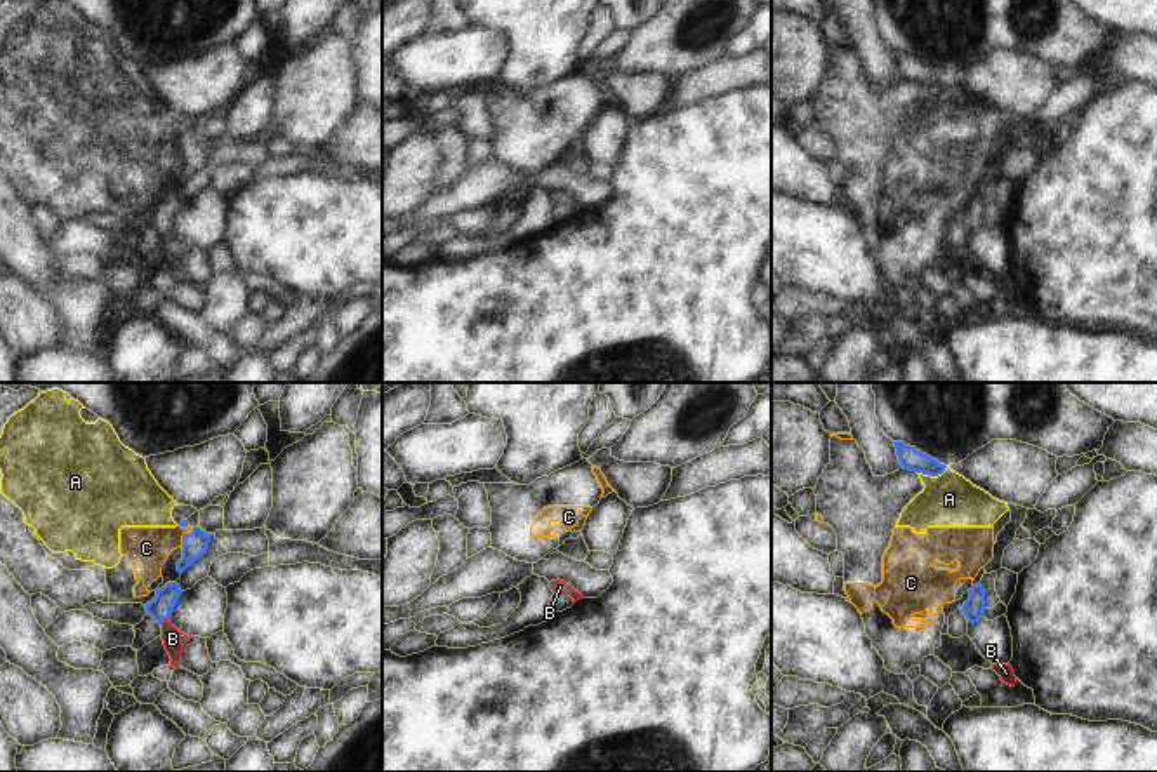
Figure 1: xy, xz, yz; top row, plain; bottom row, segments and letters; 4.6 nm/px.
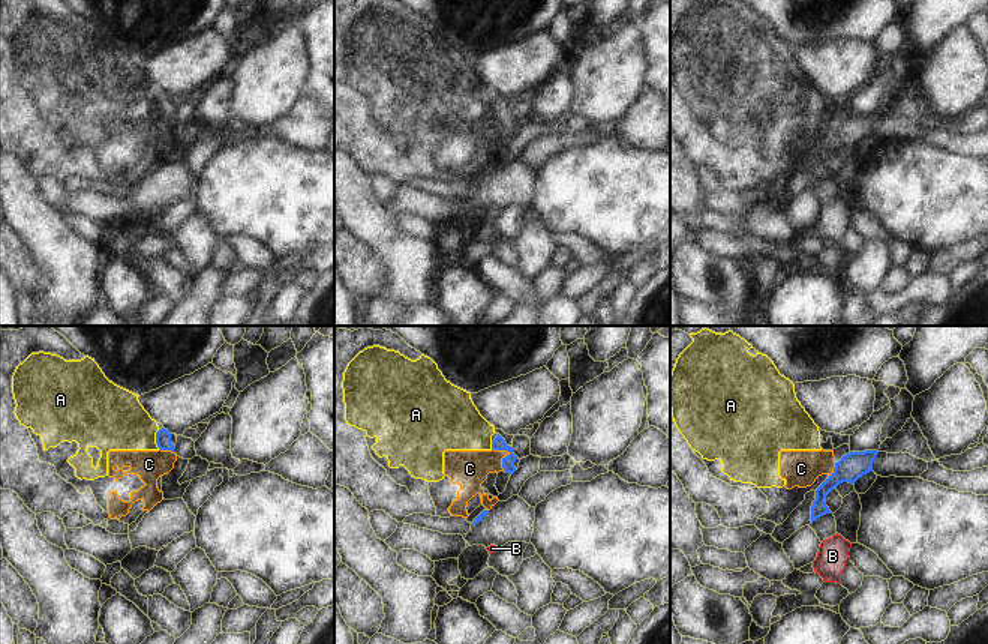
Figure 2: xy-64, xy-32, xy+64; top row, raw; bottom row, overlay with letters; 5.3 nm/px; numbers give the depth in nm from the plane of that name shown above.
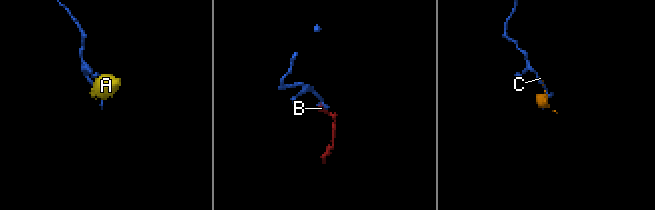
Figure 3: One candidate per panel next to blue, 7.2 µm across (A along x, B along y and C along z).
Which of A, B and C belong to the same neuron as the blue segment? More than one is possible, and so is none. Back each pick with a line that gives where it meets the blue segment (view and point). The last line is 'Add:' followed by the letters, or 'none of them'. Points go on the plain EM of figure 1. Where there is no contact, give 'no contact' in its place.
B: contact xy (164, 228)
Add: B

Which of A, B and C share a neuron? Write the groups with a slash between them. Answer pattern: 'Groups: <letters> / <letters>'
Groups: A C / B.

